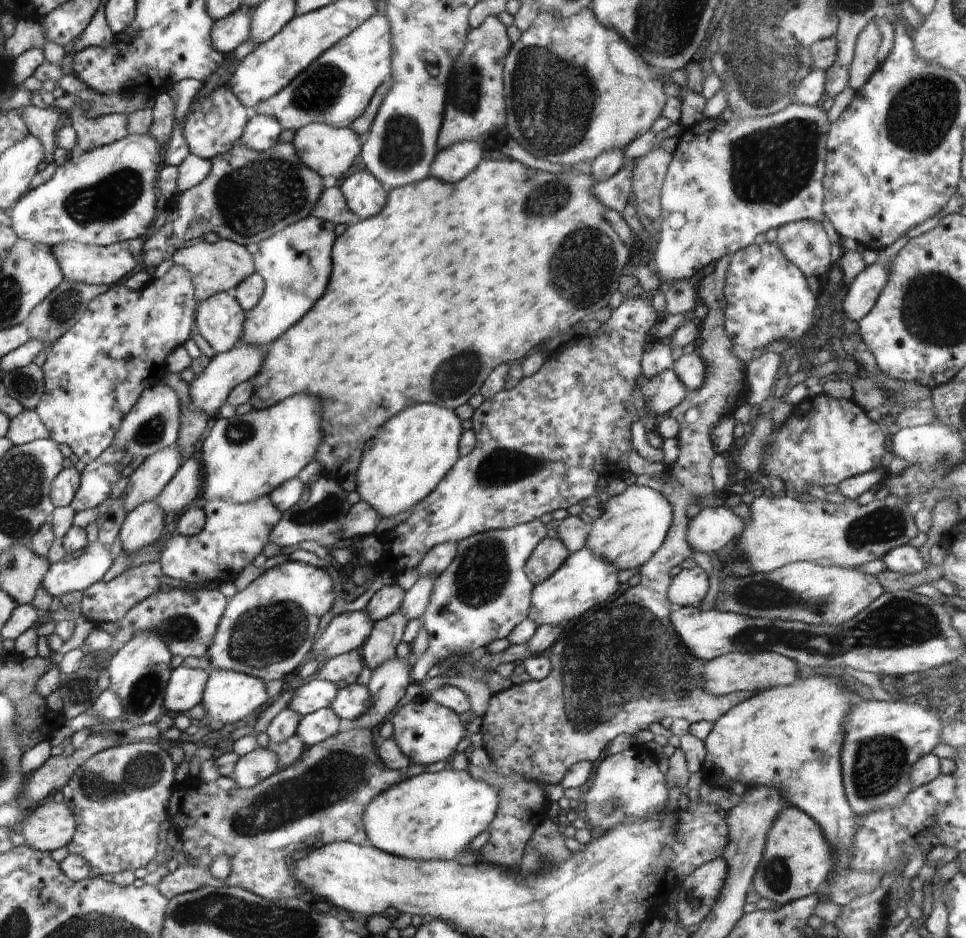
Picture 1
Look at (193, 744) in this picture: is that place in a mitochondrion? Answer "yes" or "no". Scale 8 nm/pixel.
no

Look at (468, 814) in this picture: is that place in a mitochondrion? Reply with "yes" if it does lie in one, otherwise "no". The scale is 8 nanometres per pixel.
no

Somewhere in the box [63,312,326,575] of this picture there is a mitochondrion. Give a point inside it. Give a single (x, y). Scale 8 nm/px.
(152, 429)

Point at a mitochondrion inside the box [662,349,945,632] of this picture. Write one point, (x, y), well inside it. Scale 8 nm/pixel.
(760, 595)

